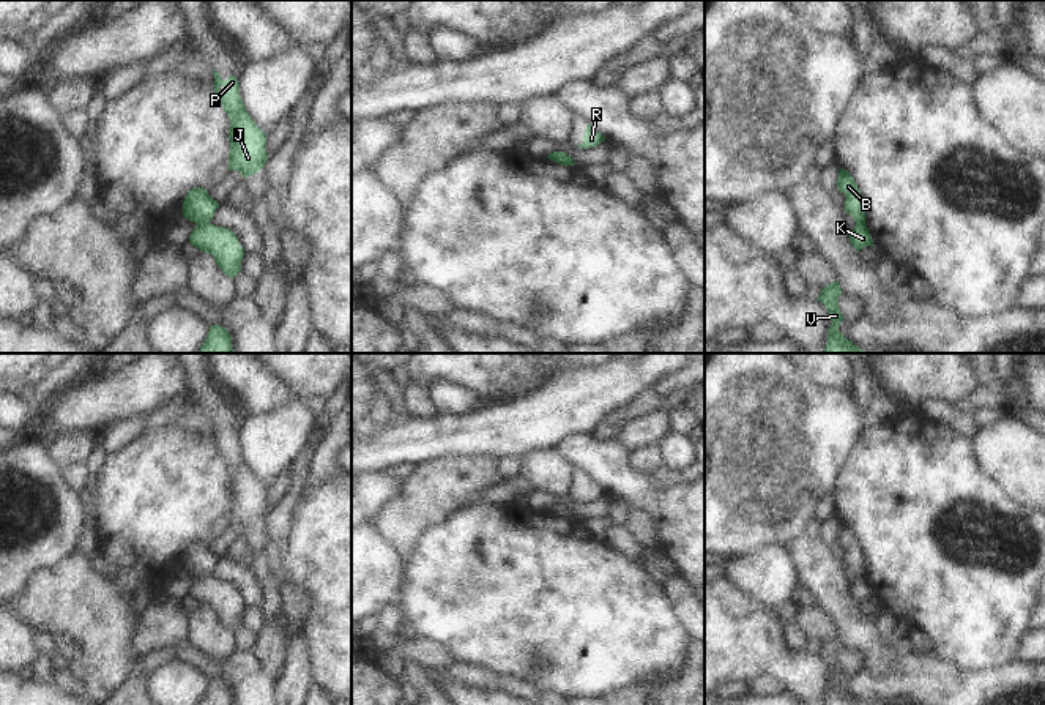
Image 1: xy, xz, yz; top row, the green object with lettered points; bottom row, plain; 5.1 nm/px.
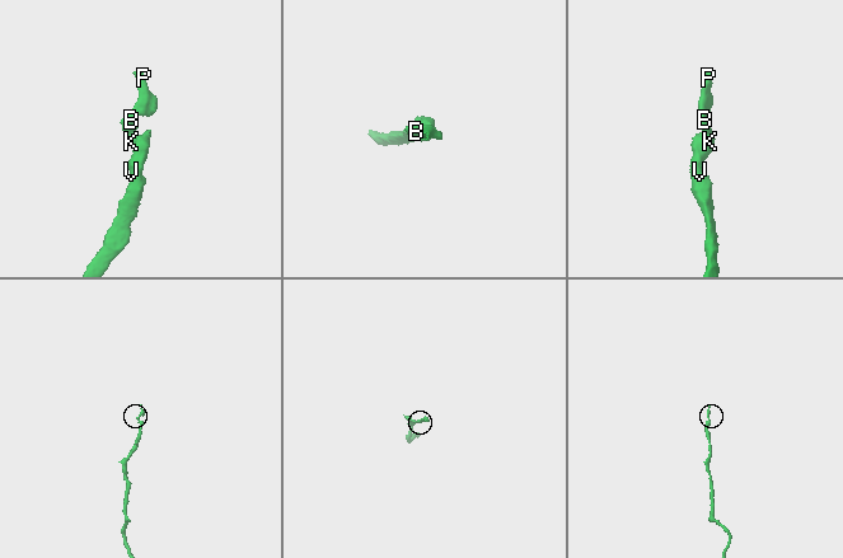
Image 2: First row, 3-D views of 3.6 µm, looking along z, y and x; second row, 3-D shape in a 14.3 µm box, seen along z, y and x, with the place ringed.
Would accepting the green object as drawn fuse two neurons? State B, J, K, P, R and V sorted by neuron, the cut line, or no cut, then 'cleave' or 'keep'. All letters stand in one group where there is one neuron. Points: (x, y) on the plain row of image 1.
B J P / K R V | xy (208, 574), (197, 578) | cleave

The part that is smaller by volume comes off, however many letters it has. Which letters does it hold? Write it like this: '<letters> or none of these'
B, J, P

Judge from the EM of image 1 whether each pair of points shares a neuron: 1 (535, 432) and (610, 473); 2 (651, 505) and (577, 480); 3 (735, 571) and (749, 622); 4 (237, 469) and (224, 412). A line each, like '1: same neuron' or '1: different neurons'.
1: different neurons
2: different neurons
3: different neurons
4: same neuron

